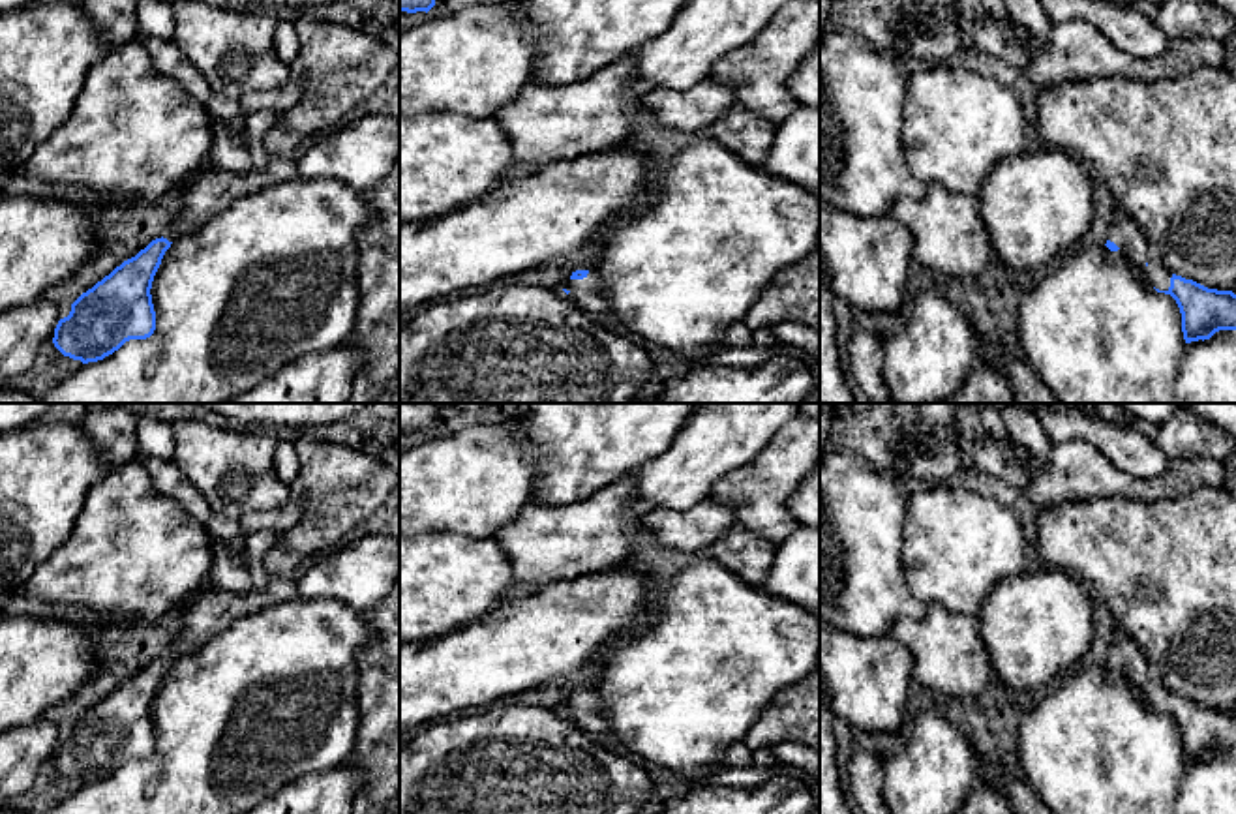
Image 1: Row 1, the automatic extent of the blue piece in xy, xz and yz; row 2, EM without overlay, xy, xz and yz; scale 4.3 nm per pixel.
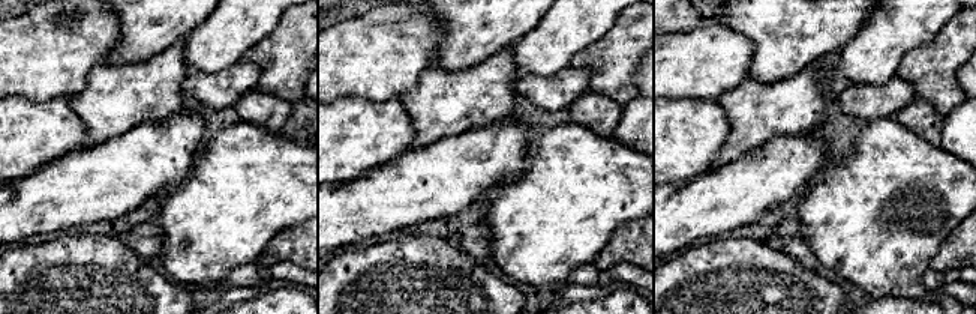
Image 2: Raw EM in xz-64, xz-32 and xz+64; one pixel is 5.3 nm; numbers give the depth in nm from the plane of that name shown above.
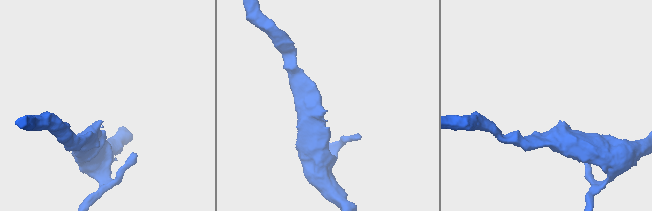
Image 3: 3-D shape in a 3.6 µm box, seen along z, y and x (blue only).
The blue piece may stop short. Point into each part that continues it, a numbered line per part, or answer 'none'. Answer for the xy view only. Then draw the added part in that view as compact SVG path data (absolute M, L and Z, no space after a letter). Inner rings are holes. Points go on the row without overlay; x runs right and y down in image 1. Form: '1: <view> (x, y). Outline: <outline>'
1: xy (212, 610). Outline: M270 578L263 591L253 589L248 595L231 595L212 585L195 596L184 617L180 636L163 658L176 662L180 656L197 651L212 636L223 632L234 619L248 611L263 610L296 596L298 589L294 578Z

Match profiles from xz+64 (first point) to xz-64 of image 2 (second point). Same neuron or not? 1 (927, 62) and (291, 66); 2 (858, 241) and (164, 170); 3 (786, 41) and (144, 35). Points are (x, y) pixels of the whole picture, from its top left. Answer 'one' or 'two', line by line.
1: one
2: two
3: one

